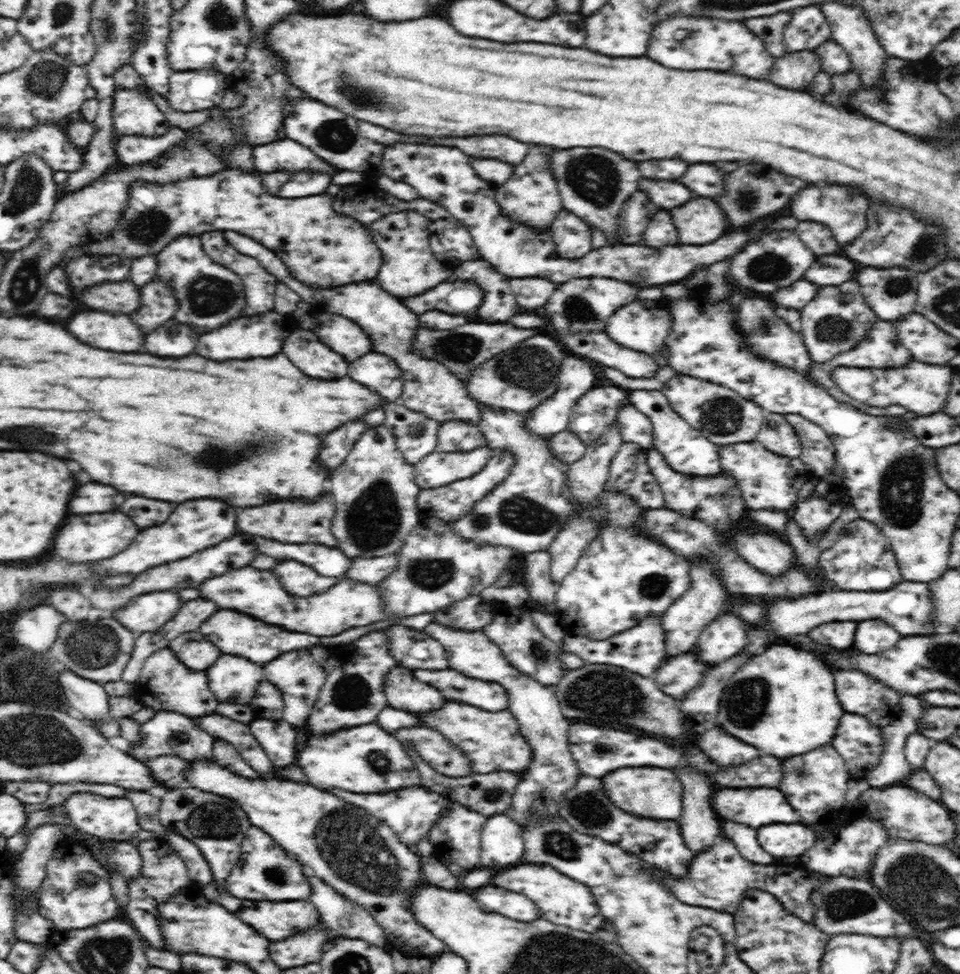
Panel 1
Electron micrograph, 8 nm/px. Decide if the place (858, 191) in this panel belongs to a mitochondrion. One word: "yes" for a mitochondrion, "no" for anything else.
no

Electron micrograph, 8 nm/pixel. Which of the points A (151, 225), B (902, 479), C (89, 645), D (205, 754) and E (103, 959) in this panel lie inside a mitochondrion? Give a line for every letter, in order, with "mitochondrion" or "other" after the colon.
A: mitochondrion
B: mitochondrion
C: mitochondrion
D: other
E: mitochondrion

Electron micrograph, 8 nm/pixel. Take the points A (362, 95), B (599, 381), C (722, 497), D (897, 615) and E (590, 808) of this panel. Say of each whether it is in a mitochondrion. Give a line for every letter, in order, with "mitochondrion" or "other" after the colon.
A: mitochondrion
B: other
C: mitochondrion
D: other
E: mitochondrion

